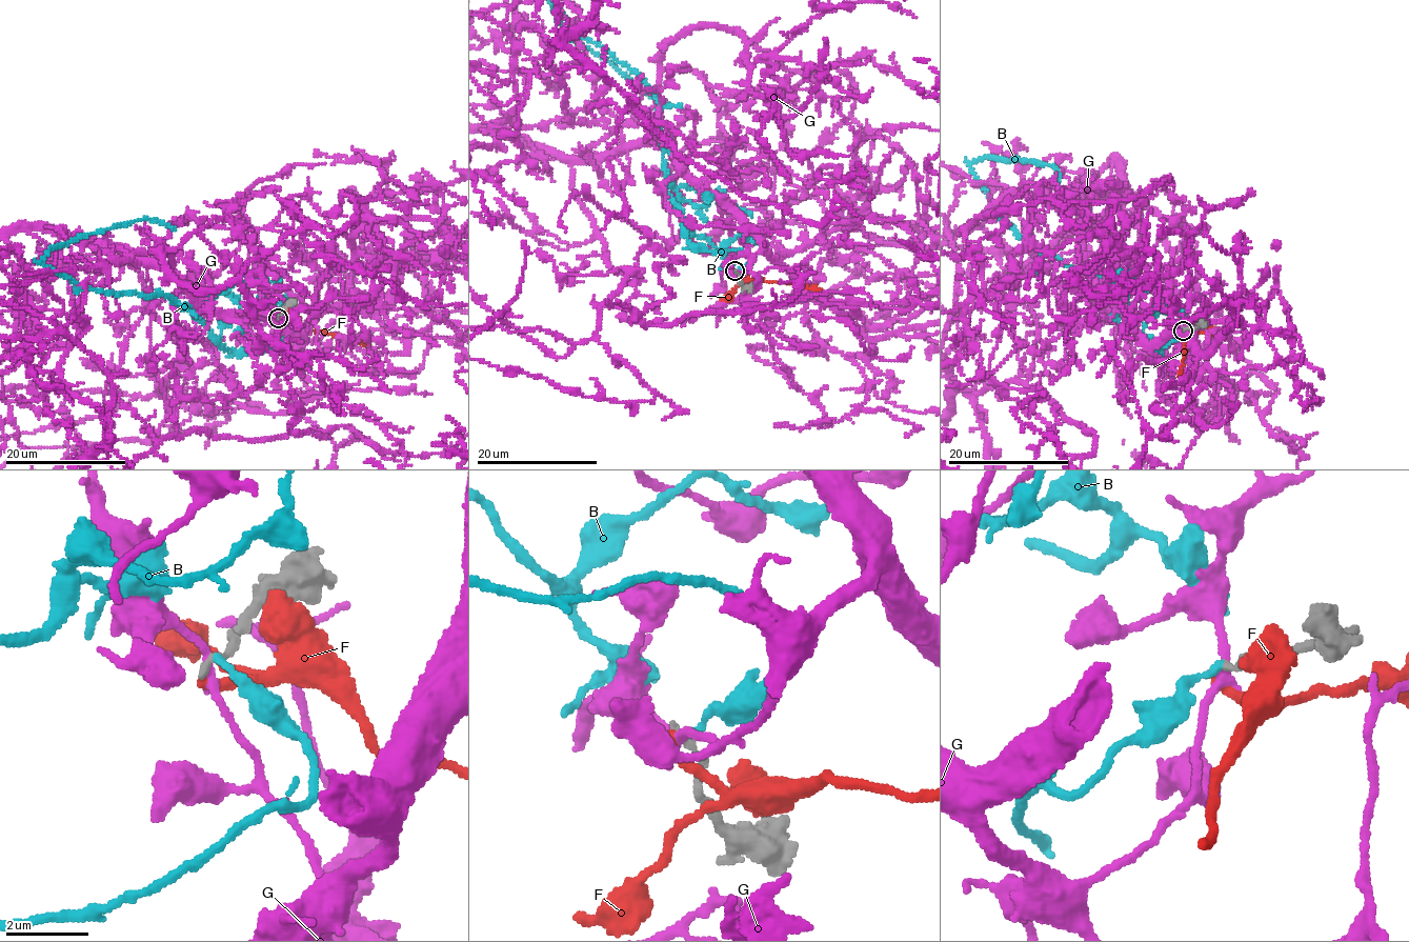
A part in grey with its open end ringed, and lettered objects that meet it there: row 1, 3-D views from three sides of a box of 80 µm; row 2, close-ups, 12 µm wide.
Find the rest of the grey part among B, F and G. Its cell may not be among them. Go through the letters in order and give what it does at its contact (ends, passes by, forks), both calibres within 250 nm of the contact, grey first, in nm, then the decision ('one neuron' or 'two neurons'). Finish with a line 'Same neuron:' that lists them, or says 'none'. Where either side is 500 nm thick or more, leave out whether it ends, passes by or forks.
B: it ends there; 200 nm thick on the grey side, 140 nm on the other; two neurons
F: it ends there; 170 nm thick on the grey side, 220 nm on the other; two neurons
G: it passes by; 190 nm thick on the grey side, 200 nm on the other; two neurons
Same neuron: none

